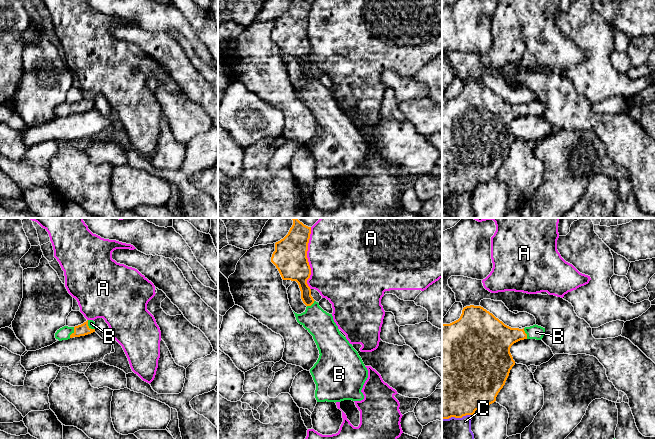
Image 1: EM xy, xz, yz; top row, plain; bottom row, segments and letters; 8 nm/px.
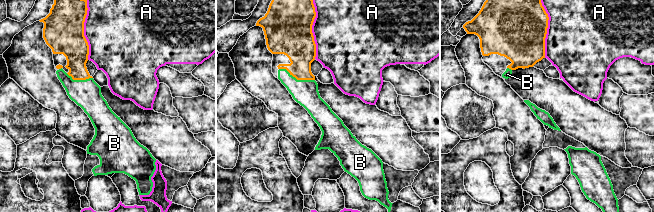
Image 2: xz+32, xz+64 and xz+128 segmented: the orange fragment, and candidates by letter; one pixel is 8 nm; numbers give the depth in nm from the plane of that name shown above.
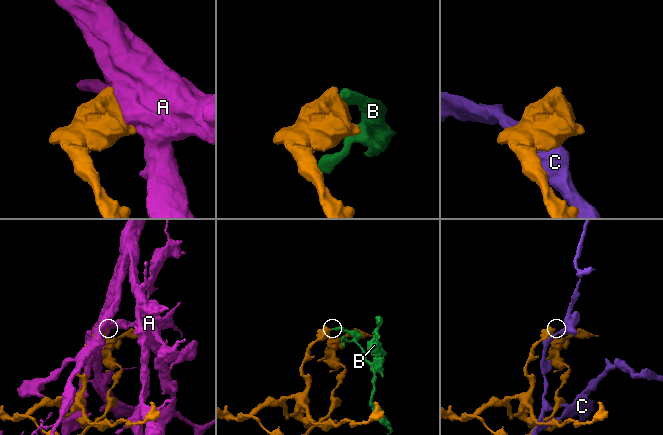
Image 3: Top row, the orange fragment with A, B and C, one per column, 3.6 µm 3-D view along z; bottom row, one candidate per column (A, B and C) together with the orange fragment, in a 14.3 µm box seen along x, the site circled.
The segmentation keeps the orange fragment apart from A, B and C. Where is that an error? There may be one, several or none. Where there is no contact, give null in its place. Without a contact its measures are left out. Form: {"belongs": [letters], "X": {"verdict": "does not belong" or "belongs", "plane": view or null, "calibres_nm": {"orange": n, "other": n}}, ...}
{"belongs": ["B"], "A": {"verdict": "does not belong", "plane": "xz", "calibres_nm": {"orange": 280, "other": 500}}, "B": {"verdict": "belongs", "plane": "xy", "calibres_nm": {"orange": 100, "other": 100}}, "C": {"verdict": "does not belong", "plane": "yz", "calibres_nm": {"orange": 500, "other": 180}}}

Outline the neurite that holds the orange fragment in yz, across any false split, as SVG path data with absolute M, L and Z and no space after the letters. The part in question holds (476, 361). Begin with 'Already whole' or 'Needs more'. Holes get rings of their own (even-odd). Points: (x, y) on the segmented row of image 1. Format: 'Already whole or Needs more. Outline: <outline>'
Needs more. Outline: M474 305L464 307L458 320L442 324L442 419L473 415L479 408L494 403L515 365L510 353L511 346L524 339L541 340L544 335L545 328L541 326L511 328L483 307Z

